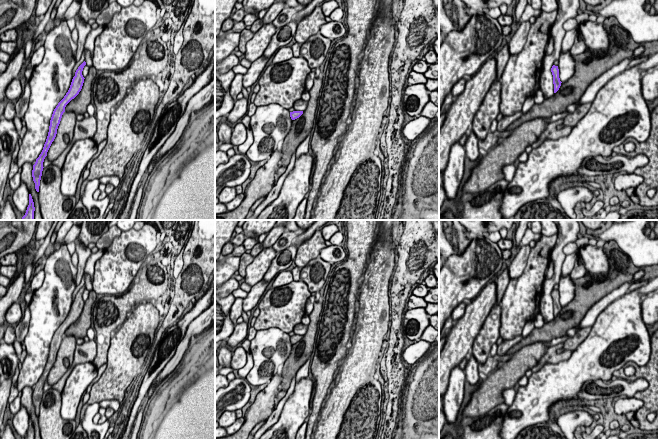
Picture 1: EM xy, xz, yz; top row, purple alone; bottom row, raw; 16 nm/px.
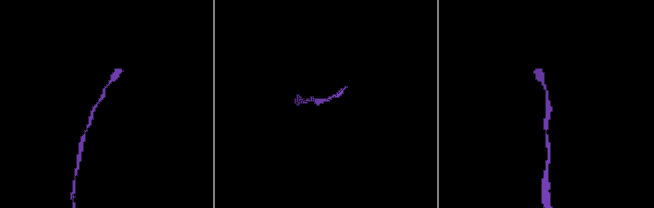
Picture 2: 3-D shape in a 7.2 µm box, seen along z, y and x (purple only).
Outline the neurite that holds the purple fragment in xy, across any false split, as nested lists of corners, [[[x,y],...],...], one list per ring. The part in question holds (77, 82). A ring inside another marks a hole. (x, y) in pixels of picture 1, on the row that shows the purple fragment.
[[[84,61],[78,67],[78,69],[75,72],[75,76],[72,79],[68,92],[66,93],[64,98],[58,103],[58,105],[53,111],[53,114],[50,120],[49,132],[48,132],[46,142],[44,144],[41,154],[36,159],[36,162],[33,165],[33,170],[32,170],[32,177],[35,183],[35,189],[37,192],[39,192],[40,180],[41,180],[42,171],[44,168],[43,162],[44,162],[45,157],[47,156],[47,152],[52,142],[54,141],[56,137],[58,126],[60,124],[62,115],[65,112],[65,107],[72,99],[74,99],[79,94],[79,92],[82,89],[84,79],[85,79],[82,75],[82,71],[85,65],[86,65],[86,62]]]

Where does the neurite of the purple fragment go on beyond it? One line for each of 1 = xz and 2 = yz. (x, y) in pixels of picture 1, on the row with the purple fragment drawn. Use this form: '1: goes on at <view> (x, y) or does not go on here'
1: does not go on here
2: does not go on here

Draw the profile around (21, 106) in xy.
[[[28,82],[25,85],[22,95],[17,99],[17,102],[15,103],[16,116],[21,119],[23,126],[26,126],[26,123],[22,118],[24,117],[28,109],[30,93],[31,91],[30,91],[30,86]]]

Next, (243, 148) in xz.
[[[247,128],[247,137],[244,143],[238,146],[239,153],[246,154],[250,146],[253,144],[253,133],[251,128]]]

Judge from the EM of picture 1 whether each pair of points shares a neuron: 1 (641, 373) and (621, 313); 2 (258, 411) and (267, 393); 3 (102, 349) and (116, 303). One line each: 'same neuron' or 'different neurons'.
1: different neurons
2: same neuron
3: same neuron

